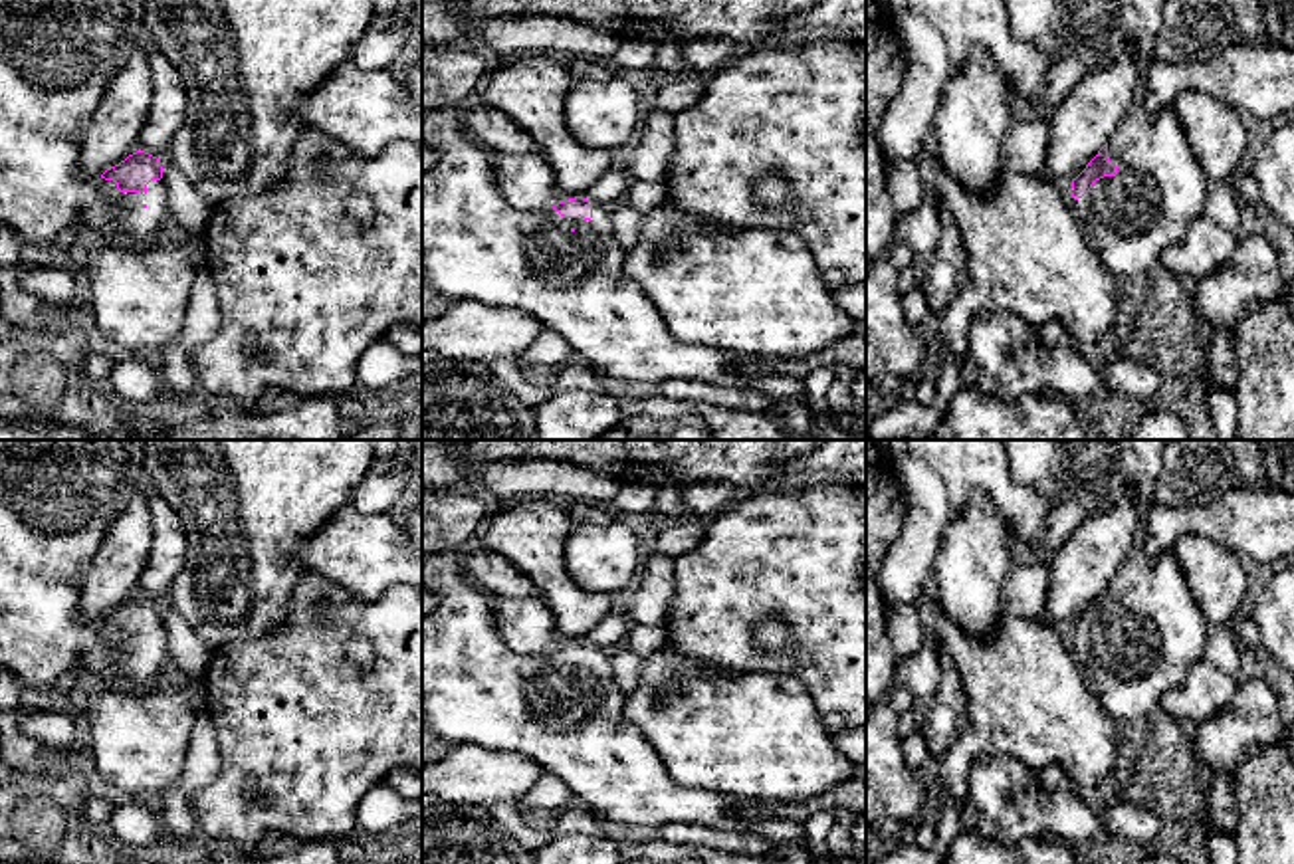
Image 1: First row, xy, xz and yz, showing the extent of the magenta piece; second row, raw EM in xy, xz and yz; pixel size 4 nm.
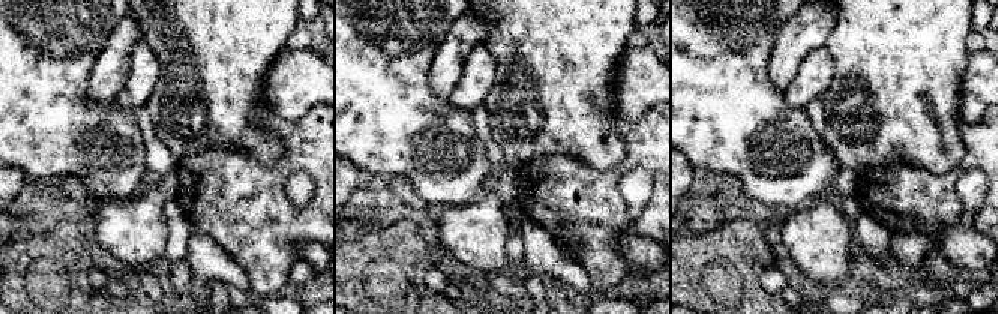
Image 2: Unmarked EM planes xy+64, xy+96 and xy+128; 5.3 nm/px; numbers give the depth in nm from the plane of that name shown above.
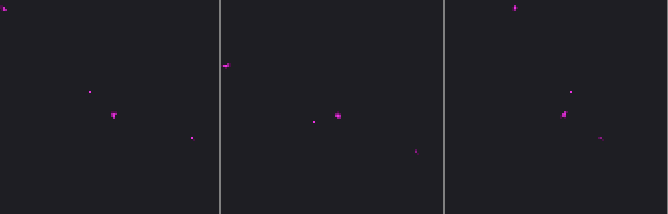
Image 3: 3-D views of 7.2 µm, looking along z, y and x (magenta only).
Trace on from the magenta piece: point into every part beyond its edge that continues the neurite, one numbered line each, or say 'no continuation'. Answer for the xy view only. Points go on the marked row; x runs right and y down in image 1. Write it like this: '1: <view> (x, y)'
1: xy (58, 58)

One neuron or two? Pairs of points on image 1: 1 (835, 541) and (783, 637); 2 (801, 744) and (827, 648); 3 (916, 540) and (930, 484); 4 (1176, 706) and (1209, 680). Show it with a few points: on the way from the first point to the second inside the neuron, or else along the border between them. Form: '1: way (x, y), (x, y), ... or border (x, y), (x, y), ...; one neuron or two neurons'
1: border (752, 633), (761, 648), (787, 648), (793, 643); two neurons
2: border (775, 672), (791, 672), (803, 684), (831, 734); two neurons
3: way (922, 526), (930, 514), (930, 498); one neuron
4: way (1184, 704), (1201, 688); one neuron

